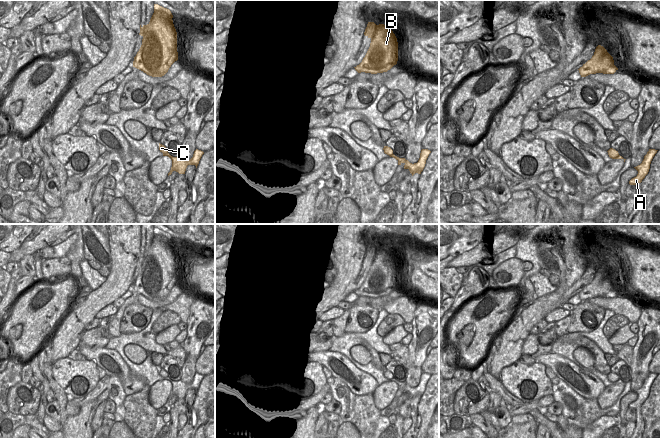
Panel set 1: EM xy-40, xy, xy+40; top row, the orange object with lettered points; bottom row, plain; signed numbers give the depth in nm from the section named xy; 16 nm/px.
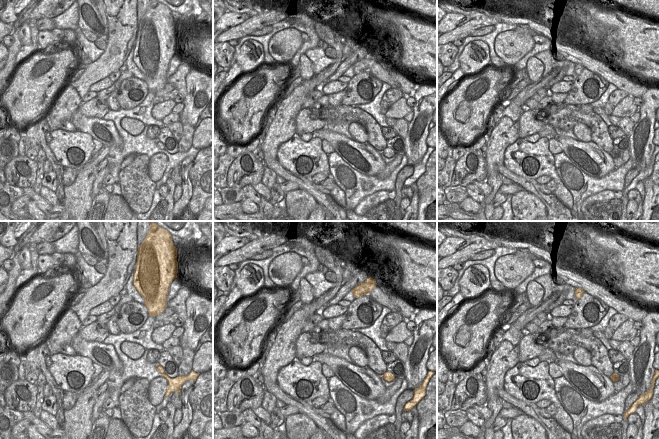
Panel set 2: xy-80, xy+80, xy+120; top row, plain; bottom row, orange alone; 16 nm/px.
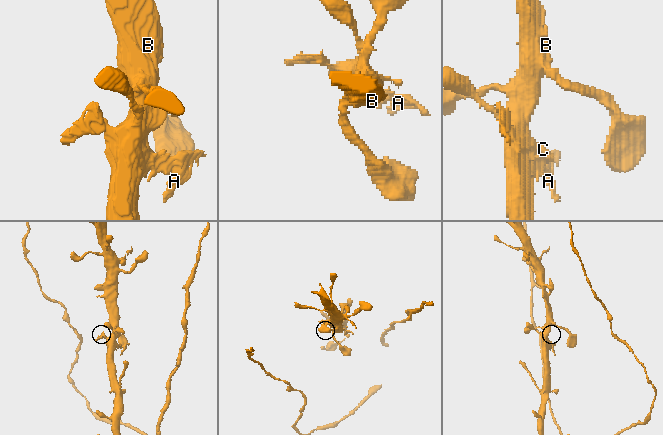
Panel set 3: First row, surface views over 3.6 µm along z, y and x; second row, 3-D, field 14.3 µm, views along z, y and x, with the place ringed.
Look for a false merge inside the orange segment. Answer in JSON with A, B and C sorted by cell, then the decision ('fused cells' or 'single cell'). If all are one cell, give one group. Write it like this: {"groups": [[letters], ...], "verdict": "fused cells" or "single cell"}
{"groups": [["A", "B", "C"]], "verdict": "single cell"}

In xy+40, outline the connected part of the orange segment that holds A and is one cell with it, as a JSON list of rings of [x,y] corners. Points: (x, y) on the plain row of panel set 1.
[[[649,373],[647,378],[644,380],[642,387],[634,391],[638,395],[638,398],[636,401],[632,402],[629,405],[630,409],[636,409],[637,407],[642,406],[642,404],[645,402],[645,400],[649,396],[651,385],[653,381],[655,380],[655,378],[657,377],[657,375],[658,374],[655,374],[655,373]]]

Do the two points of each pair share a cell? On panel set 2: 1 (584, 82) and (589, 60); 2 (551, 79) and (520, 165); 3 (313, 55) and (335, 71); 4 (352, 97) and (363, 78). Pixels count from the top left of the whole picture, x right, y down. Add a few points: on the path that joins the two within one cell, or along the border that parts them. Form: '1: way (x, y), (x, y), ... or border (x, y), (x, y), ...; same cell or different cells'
1: border (585, 67), (599, 74), (605, 80); different cells
2: border (518, 137), (506, 148), (504, 157); different cells
3: border (336, 59), (333, 63), (315, 74); different cells
4: way (357, 92), (363, 86), (363, 83); same cell

